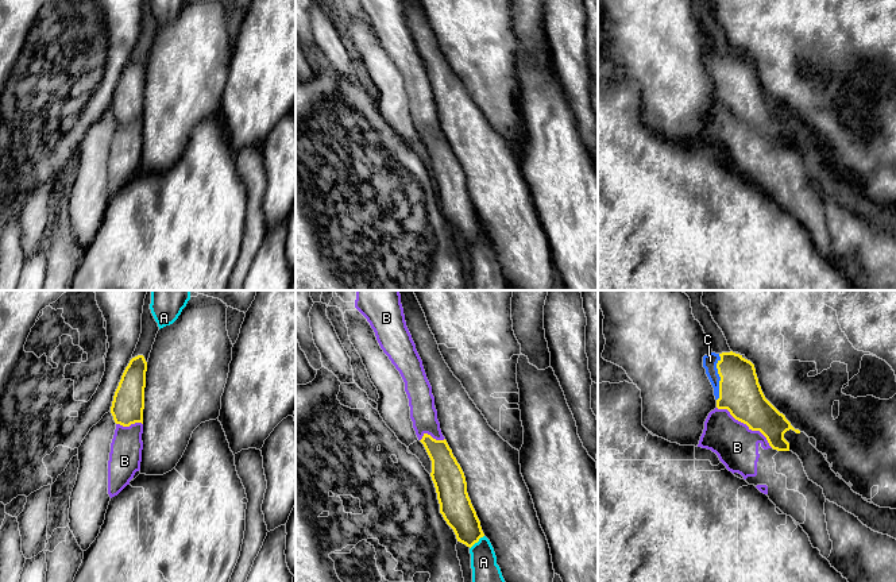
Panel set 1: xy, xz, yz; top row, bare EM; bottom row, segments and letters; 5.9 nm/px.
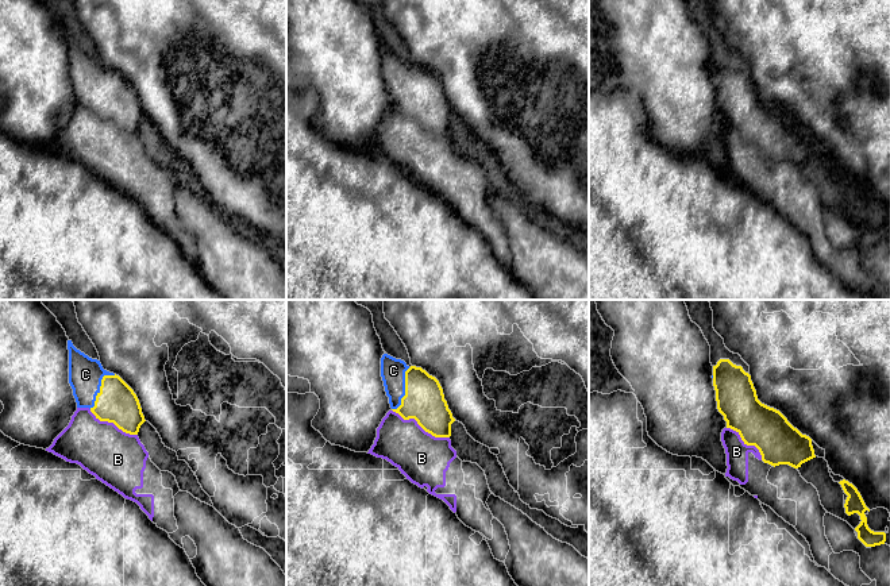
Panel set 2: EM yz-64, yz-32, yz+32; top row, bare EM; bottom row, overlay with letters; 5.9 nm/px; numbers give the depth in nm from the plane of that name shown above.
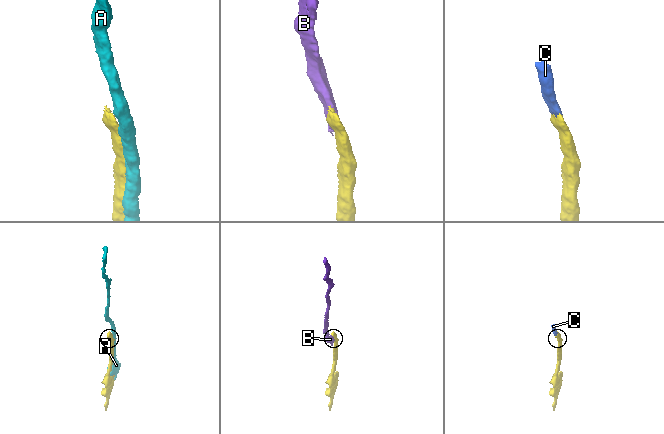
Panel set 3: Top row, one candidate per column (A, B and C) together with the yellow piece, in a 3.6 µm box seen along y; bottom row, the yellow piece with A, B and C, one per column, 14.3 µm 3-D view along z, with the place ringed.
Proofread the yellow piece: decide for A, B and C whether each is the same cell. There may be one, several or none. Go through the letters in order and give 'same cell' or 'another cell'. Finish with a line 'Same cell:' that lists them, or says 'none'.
A: another cell
B: another cell
C: same cell
Same cell: C

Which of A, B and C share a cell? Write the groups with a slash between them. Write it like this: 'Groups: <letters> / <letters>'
Groups: A / B / C

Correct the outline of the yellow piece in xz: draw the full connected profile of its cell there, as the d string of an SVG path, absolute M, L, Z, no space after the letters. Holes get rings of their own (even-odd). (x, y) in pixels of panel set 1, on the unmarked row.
M424 131L420 138L432 158L432 178L436 185L440 211L453 227L457 239L472 244L484 234L480 219L467 190L464 170L447 138Z

